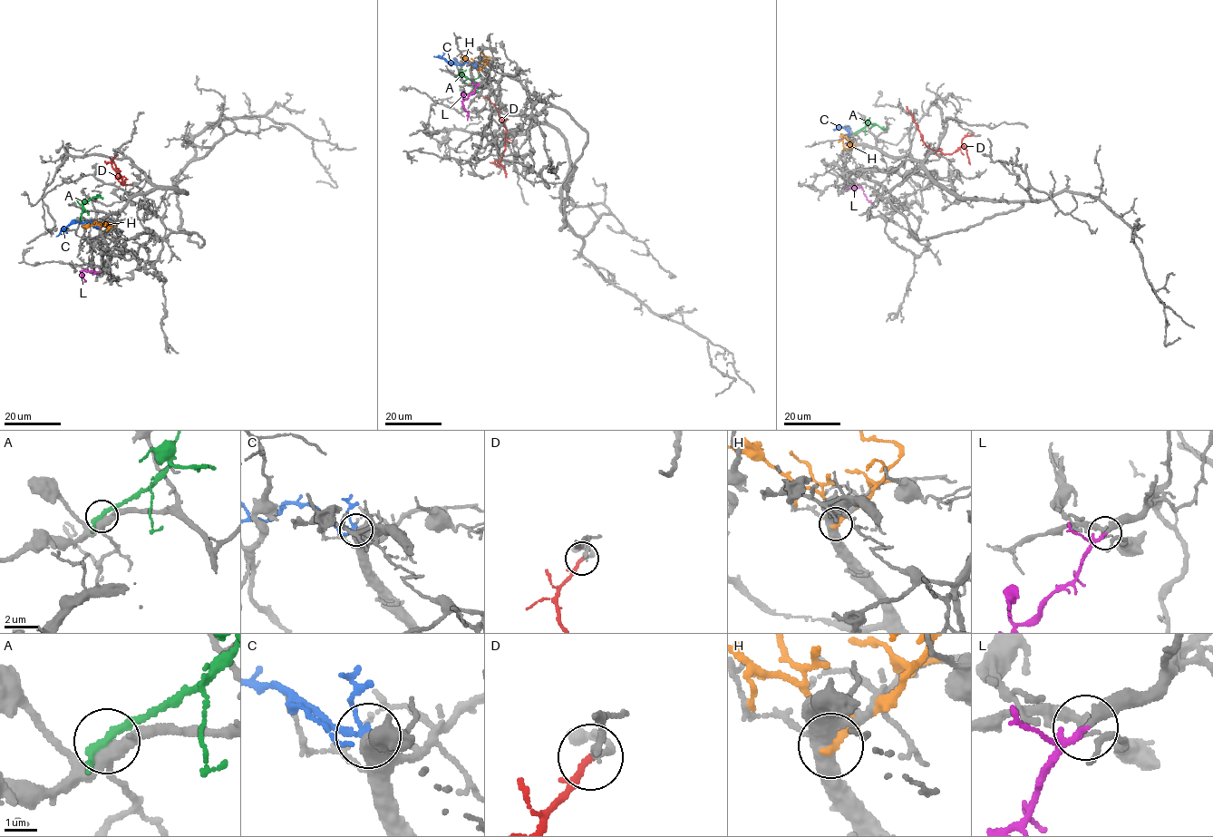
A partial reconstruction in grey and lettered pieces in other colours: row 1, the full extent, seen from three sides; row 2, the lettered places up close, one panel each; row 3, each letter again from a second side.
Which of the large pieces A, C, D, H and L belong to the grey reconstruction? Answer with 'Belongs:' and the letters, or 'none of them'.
Belongs: L

